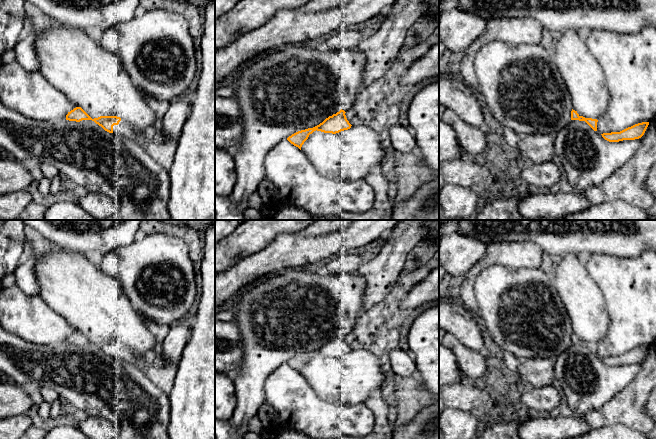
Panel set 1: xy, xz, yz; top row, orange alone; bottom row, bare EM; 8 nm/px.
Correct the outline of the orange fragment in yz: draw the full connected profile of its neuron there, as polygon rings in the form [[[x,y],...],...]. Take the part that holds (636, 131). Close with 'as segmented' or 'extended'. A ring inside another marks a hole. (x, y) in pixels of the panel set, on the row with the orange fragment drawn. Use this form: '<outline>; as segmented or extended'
[[[644,27],[637,33],[593,30],[588,36],[586,44],[603,69],[608,87],[609,104],[606,112],[598,119],[585,118],[572,109],[571,120],[585,121],[609,142],[641,138],[649,122],[656,118],[656,29]]]; extended

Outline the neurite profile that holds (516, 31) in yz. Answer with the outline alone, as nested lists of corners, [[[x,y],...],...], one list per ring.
[[[494,18],[487,21],[484,32],[463,52],[459,73],[463,82],[478,93],[479,86],[473,62],[476,53],[491,41],[502,41],[511,45],[540,44],[543,27],[535,19],[525,18]]]

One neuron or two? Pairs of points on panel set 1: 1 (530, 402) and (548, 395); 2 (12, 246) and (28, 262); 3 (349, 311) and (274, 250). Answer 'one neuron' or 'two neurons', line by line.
1: one neuron
2: two neurons
3: two neurons

